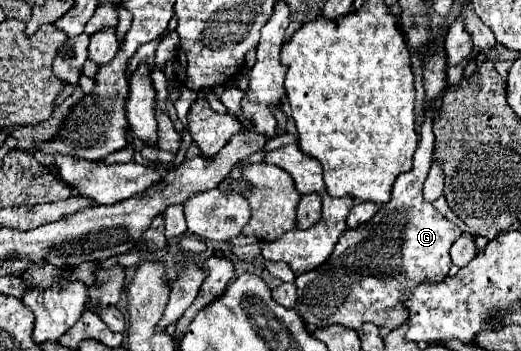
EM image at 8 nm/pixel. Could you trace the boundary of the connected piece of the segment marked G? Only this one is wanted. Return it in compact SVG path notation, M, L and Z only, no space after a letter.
M438 96L424 112L420 126L420 144L414 154L414 168L394 182L392 198L380 206L372 220L358 228L346 228L336 244L336 250L316 270L296 276L298 300L296 312L306 324L326 328L340 324L358 330L362 324L372 322L380 328L394 330L406 320L408 308L404 300L422 282L442 282L446 278L450 262L450 246L462 236L462 230L446 220L430 202L424 200L422 188L430 172L434 132L432 122L436 110L442 108L442 96Z

